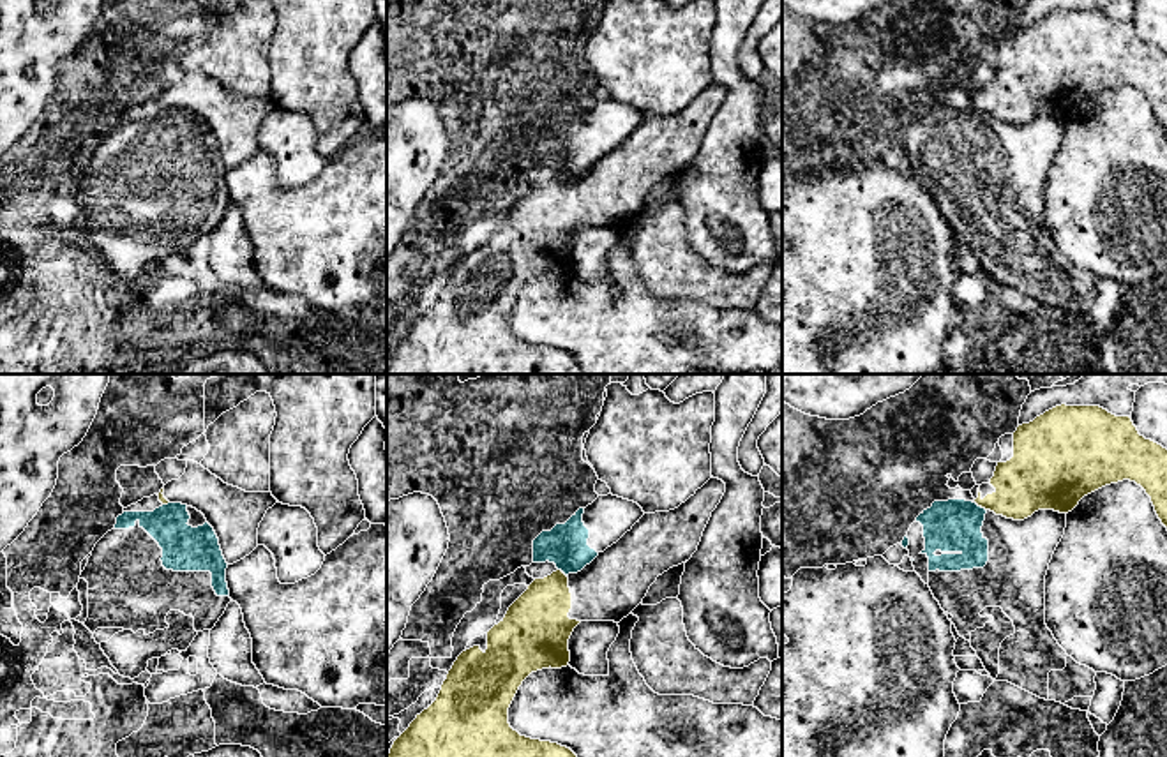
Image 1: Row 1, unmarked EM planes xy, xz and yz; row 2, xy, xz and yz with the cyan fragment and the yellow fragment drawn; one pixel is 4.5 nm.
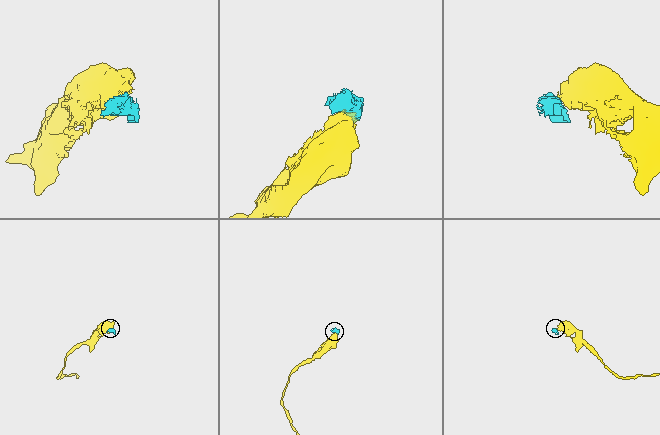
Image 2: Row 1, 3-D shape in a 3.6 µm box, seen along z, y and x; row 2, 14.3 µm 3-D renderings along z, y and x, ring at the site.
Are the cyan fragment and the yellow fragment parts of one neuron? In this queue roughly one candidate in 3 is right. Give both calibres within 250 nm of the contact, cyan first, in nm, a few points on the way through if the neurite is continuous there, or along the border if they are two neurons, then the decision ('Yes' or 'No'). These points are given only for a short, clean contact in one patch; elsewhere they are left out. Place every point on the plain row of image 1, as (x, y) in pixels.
Thickness 240 nm (cyan) against 280 nm. Boundary: yz (975, 106), (986, 115). No

